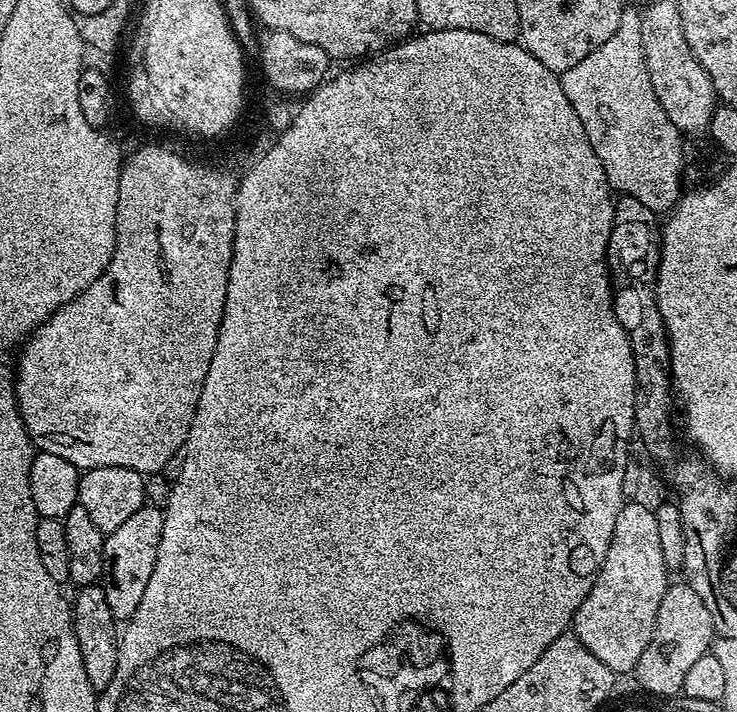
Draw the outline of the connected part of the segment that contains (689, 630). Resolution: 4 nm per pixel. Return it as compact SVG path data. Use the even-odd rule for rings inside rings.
M686 582L669 583L666 594L662 594L662 603L658 605L658 618L654 622L650 646L642 650L642 658L638 658L634 677L652 696L677 695L693 663L709 655L713 644L714 629L710 610L706 610L706 602L702 602L702 598L698 598L698 594L694 594Z

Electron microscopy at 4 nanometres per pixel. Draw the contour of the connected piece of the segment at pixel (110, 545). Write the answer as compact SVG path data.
M145 506L138 510L138 514L133 514L118 530L107 533L104 537L104 575L102 577L102 587L106 594L106 603L110 606L112 615L117 621L127 621L128 617L138 610L138 602L142 602L142 593L150 583L150 574L154 574L154 562L158 558L158 542L162 534L162 522L164 521L163 511L159 507L151 508Z

